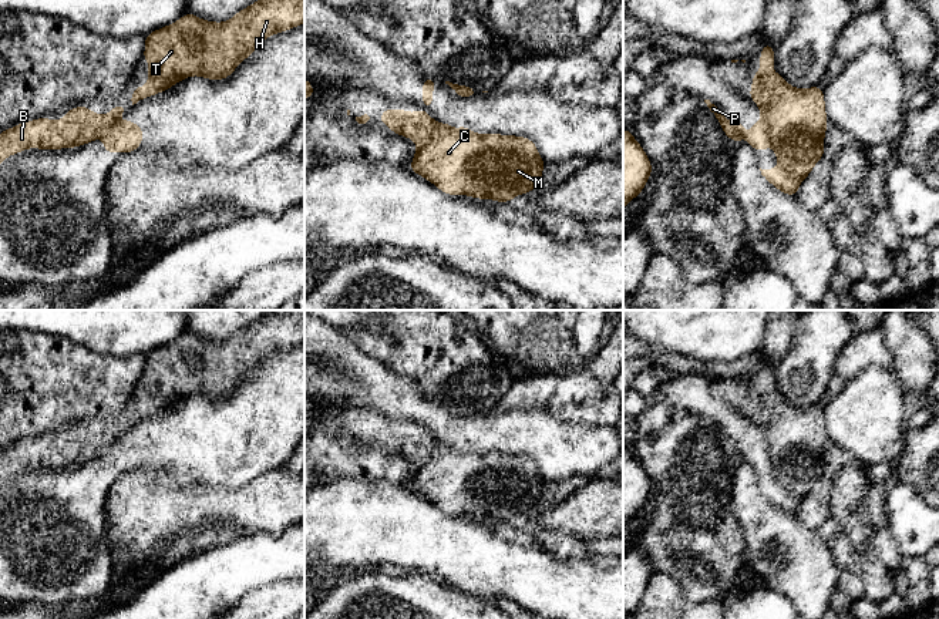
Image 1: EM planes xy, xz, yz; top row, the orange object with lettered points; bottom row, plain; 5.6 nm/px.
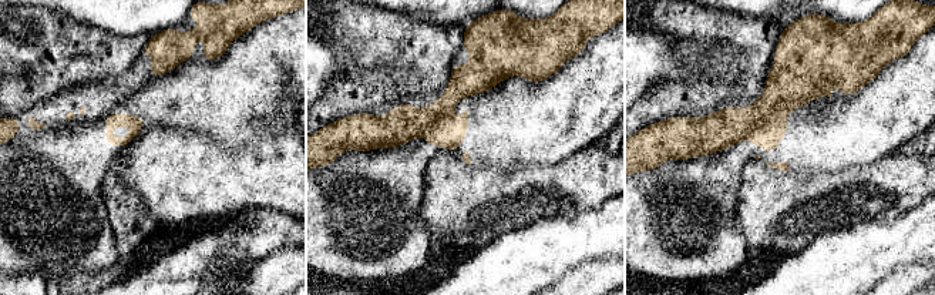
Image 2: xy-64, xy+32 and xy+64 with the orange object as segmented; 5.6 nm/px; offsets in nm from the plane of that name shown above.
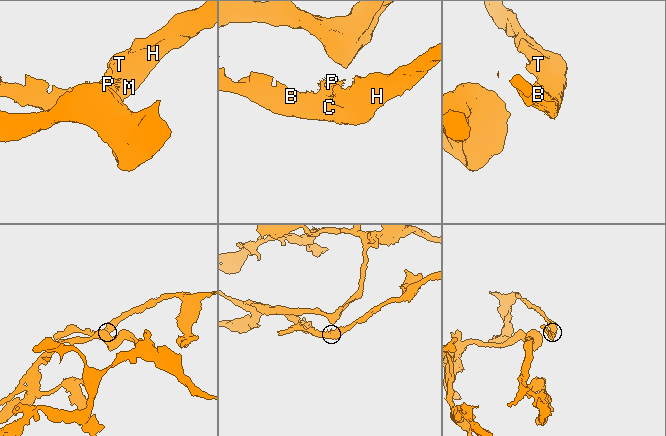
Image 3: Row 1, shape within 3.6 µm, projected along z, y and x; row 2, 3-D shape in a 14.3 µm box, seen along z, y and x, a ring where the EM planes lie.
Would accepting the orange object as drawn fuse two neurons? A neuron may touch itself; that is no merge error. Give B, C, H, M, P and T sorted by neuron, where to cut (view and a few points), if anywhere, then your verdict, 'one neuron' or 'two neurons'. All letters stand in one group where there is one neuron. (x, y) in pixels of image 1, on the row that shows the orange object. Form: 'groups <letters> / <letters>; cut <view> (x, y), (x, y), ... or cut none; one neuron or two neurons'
groups B C H M P T; cut none; one neuron

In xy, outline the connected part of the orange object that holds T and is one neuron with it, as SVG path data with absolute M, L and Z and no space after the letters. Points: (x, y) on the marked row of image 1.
M258 0L225 23L186 13L176 23L145 36L148 87L132 90L132 105L191 75L228 78L258 44L304 23L304 0Z

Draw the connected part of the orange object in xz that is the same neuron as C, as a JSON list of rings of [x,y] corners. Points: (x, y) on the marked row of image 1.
[[[400,107],[396,111],[384,110],[380,121],[393,134],[415,141],[417,152],[408,168],[444,194],[509,202],[516,195],[539,188],[545,161],[535,142],[525,137],[470,132],[467,124],[454,129],[450,122],[437,122],[424,111],[405,112]]]

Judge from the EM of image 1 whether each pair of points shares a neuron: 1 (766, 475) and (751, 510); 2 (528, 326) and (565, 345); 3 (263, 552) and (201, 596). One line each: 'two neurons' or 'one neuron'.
1: two neurons
2: one neuron
3: one neuron

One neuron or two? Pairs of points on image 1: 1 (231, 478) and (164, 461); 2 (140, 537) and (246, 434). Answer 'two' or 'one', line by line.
1: one
2: two

